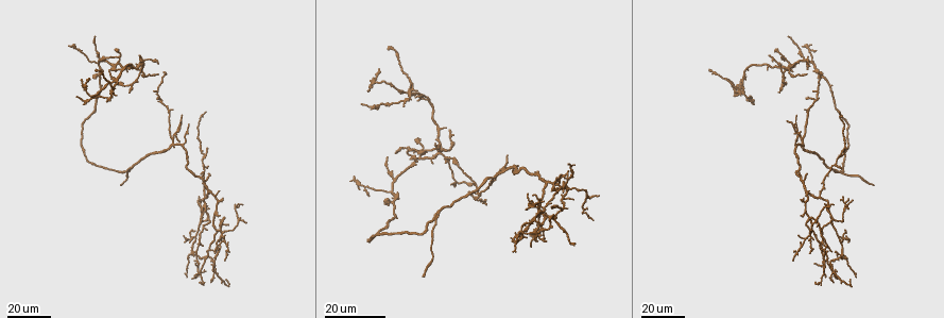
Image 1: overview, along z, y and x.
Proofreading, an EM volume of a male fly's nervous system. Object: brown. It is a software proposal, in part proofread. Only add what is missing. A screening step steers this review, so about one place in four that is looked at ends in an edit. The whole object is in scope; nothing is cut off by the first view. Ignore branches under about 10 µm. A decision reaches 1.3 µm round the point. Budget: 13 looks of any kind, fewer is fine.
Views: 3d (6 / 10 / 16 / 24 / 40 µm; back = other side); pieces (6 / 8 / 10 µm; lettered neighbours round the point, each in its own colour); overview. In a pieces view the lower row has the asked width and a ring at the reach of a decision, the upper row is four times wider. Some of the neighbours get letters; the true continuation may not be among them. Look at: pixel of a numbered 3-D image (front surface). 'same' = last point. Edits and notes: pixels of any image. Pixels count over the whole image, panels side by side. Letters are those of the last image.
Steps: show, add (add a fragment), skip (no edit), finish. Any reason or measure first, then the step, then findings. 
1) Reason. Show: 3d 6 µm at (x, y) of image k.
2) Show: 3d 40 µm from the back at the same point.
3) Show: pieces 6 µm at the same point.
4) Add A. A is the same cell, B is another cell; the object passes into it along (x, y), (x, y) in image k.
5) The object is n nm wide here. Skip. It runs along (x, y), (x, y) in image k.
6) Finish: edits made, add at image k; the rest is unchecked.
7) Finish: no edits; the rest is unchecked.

Tapers out. Show: 3d 40 µm at (118, 68) of image 1.

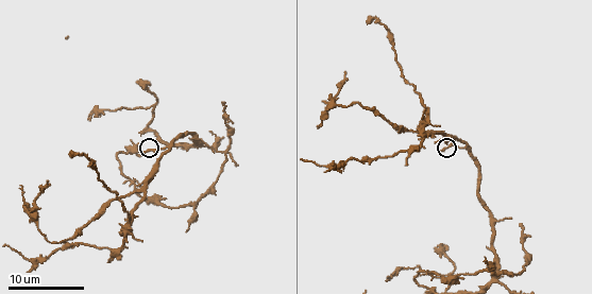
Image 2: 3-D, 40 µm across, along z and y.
Show: pieces 10 µm at (443, 151) of image 2.

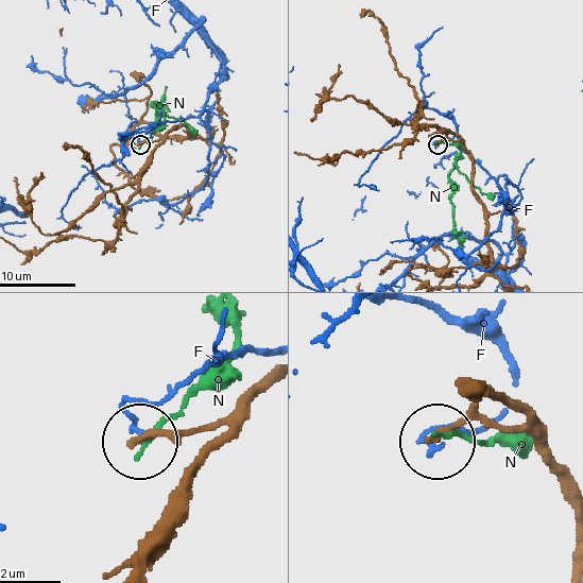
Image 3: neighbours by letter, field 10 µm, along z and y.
Skip. F and N are other cells; it runs along (567, 474), (529, 435), (491, 421), (460, 424), (440, 441) in image 3; no lettered fragment goes on from it.

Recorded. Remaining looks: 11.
Free end. Show: 3d 40 µm at (506, 156) of image 1.

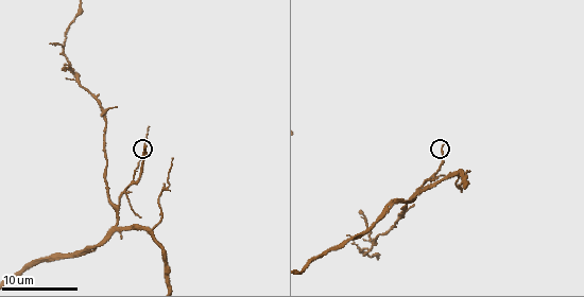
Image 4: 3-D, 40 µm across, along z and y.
See the neighbours. Show: pieces 8 µm at (147, 147) of image 4.

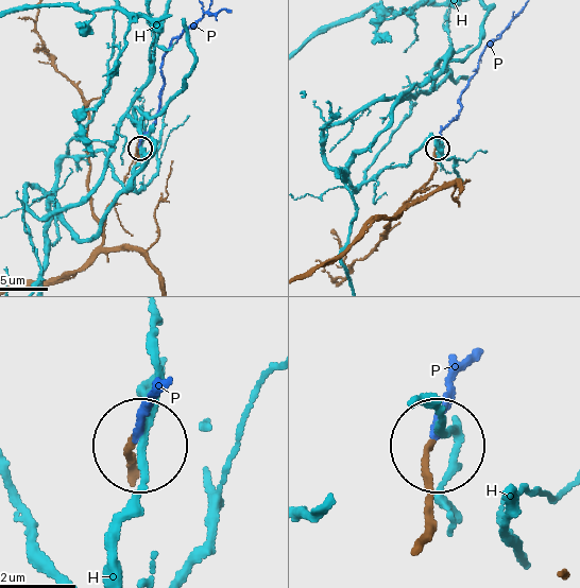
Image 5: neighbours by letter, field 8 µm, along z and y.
Add P. P is the same cell, H is another cell; the object passes into it along (126, 466), (157, 393) in image 5; the neuron continues.

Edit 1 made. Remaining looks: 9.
Tapers out. Show: 3d 24 µm at (209, 173) of image 1.

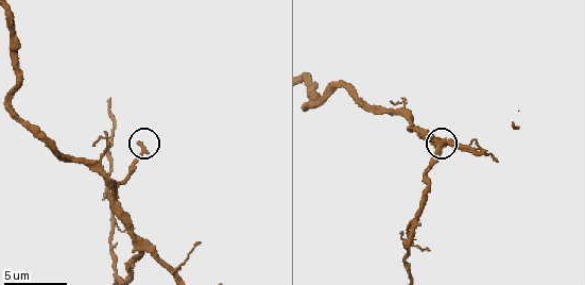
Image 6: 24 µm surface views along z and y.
See the neighbours. Show: pieces 6 µm at (139, 144) of image 6.

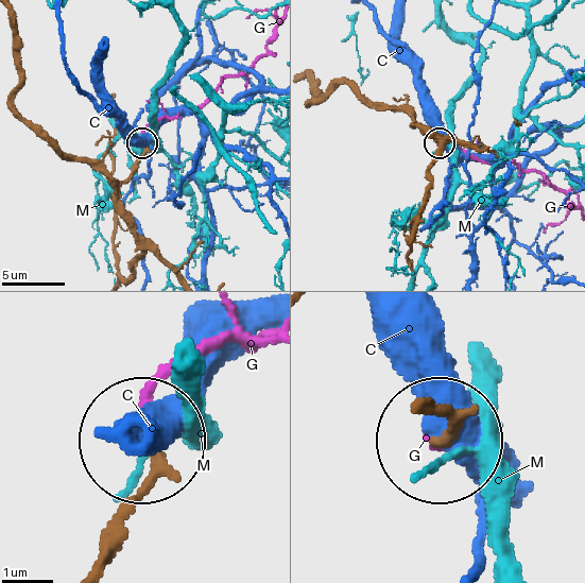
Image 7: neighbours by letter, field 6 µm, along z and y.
Add G. G is the same cell, C and M are other cells; it goes on there.

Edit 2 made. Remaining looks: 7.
Tapers out. Show: pieces 8 µm at (517, 127) of image 6.

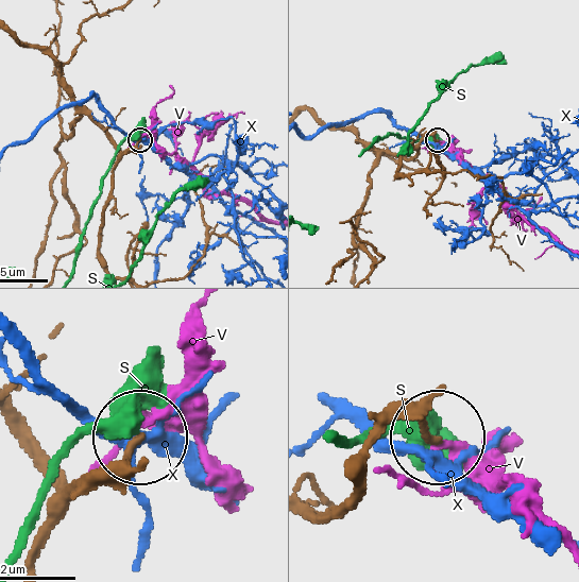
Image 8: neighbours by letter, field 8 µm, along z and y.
Skip. S, V and X are other cells; it runs along (314, 512), (353, 496), (391, 423), (436, 435) in image 8; no lettered fragment goes on from it.

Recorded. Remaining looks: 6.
Thin end. Show: 3d 40 µm at (821, 75) of image 1.

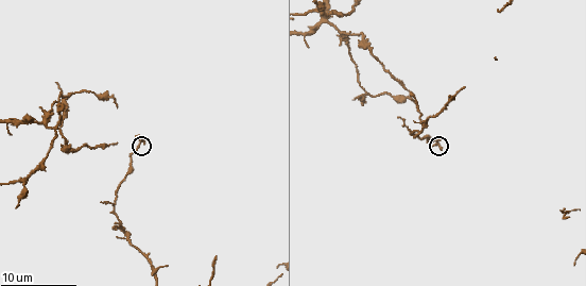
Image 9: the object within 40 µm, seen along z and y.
What lies round it. Show: pieces 8 µm at (440, 147) of image 9.

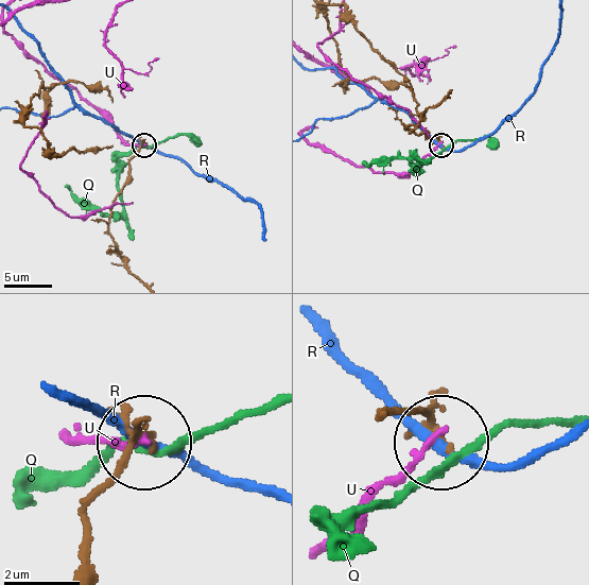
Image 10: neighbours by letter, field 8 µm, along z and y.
Skip. Q, R and U are other cells; it runs along (81, 573), (93, 497), (144, 440) in image 10; none of them fits.

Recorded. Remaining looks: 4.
End of a long branch. Show: 3d 24 µm at (119, 185) of image 1.

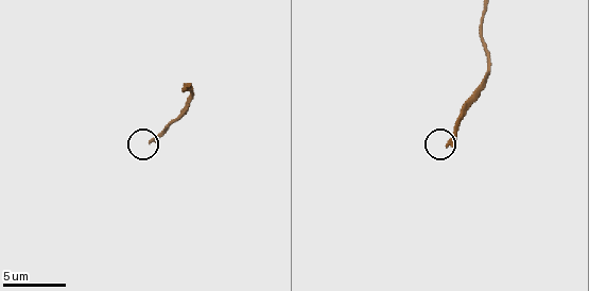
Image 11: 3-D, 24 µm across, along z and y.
Show: pieces 8 µm at (448, 145) of image 11.

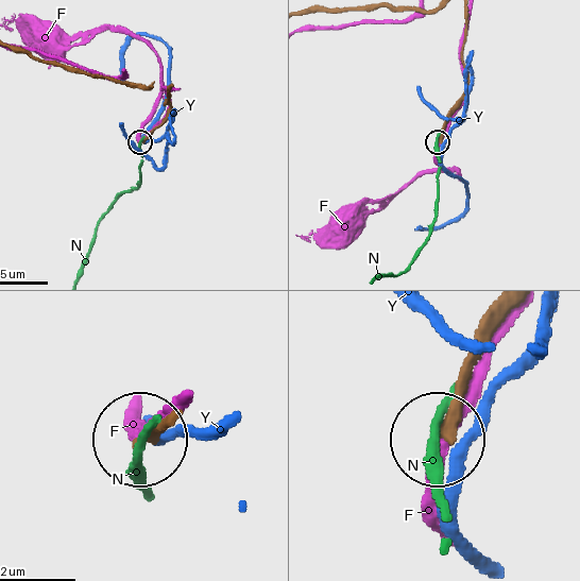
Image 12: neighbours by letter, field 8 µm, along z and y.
Skip. F, N and Y are other cells; no lettered fragment goes on from it.

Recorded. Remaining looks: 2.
Finish: edits made, add at image 5, add at image 7; the rest is unchecked.

